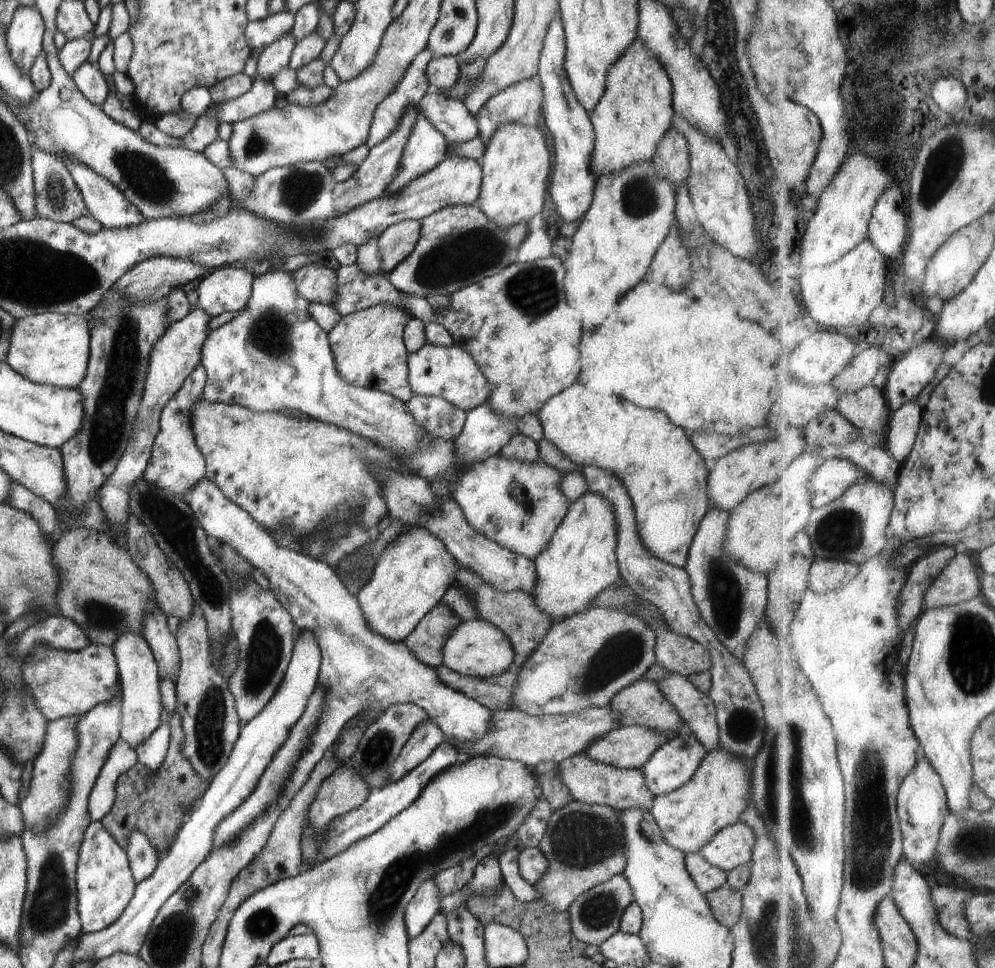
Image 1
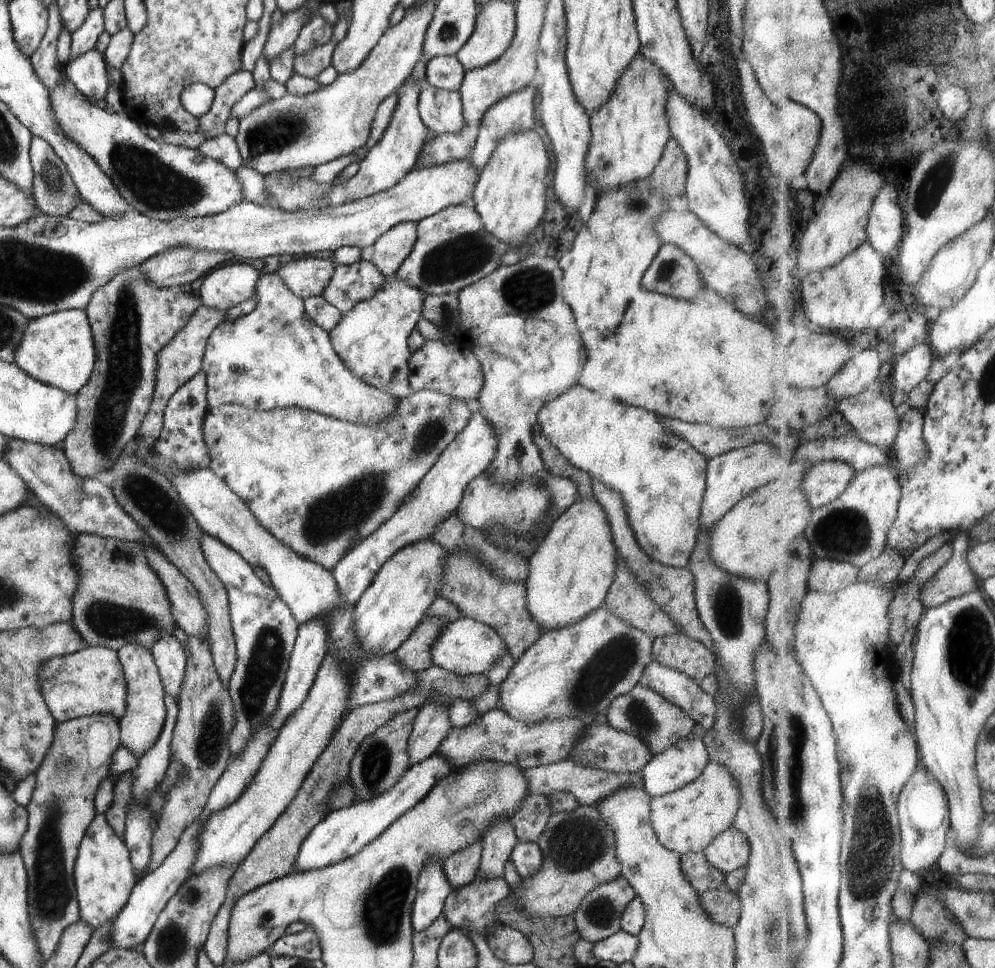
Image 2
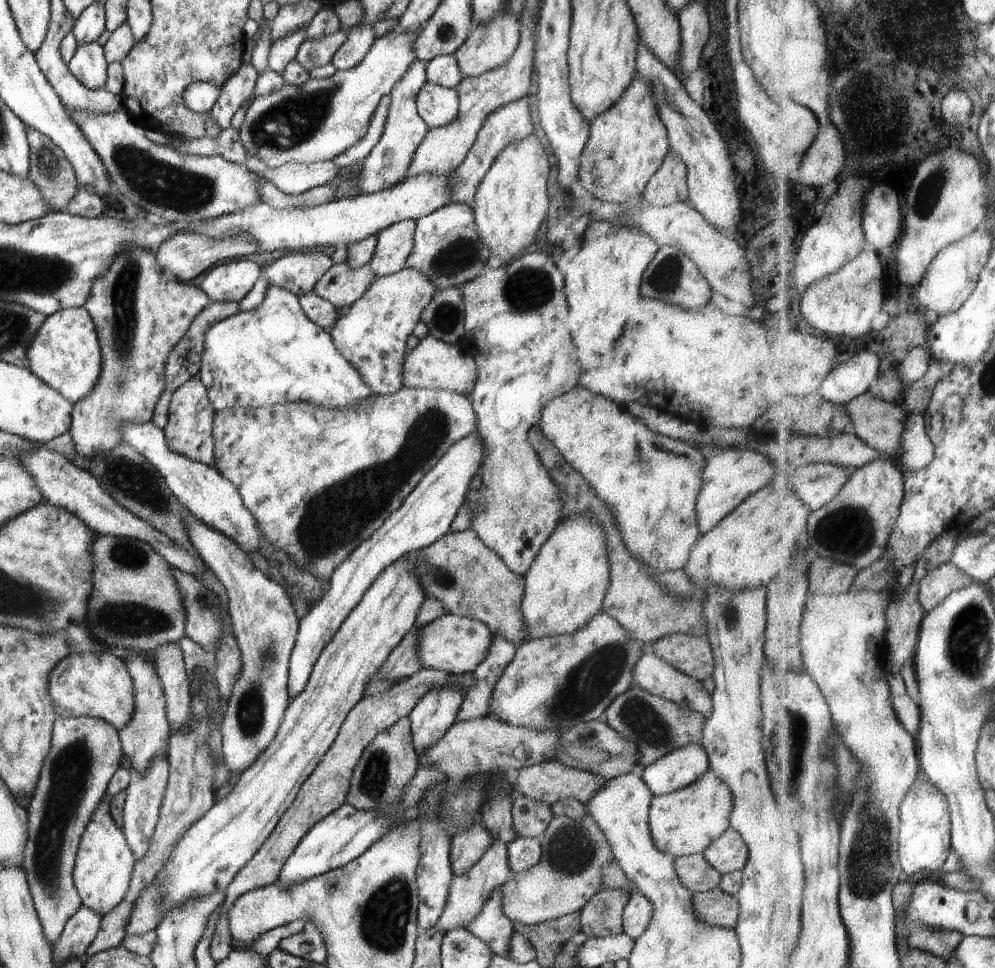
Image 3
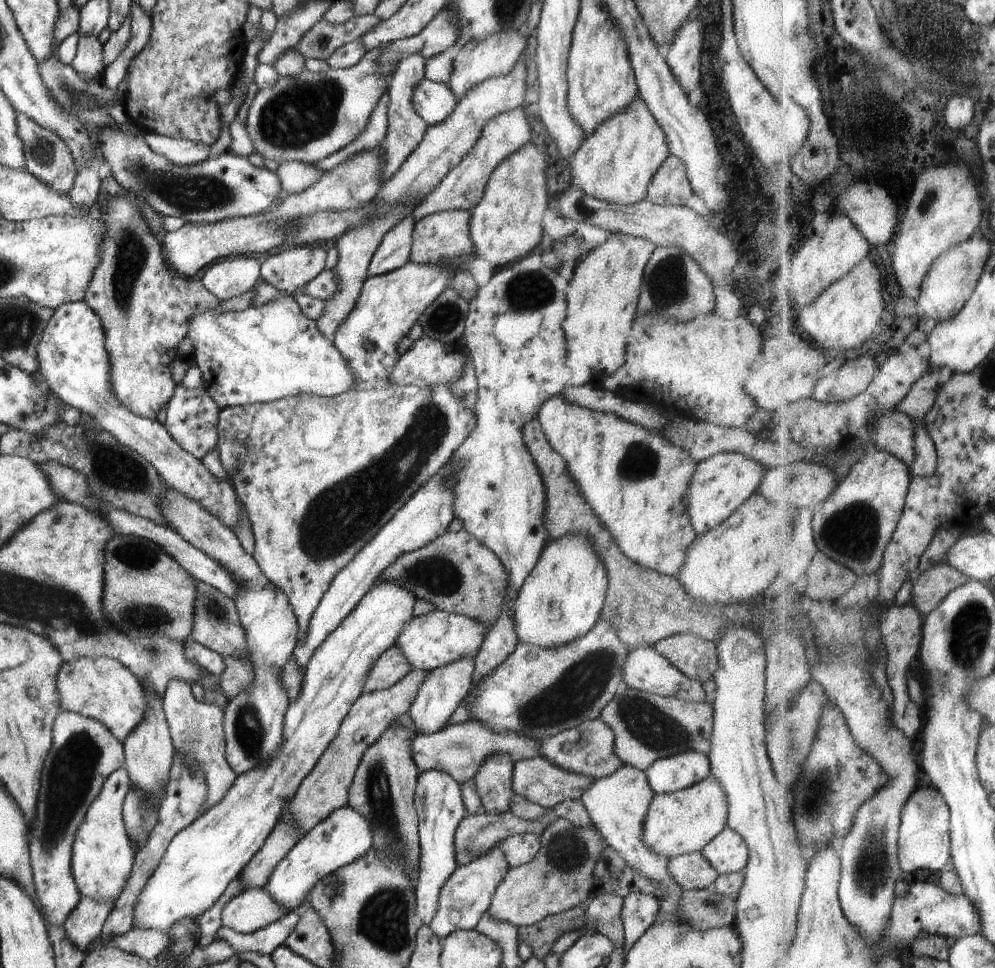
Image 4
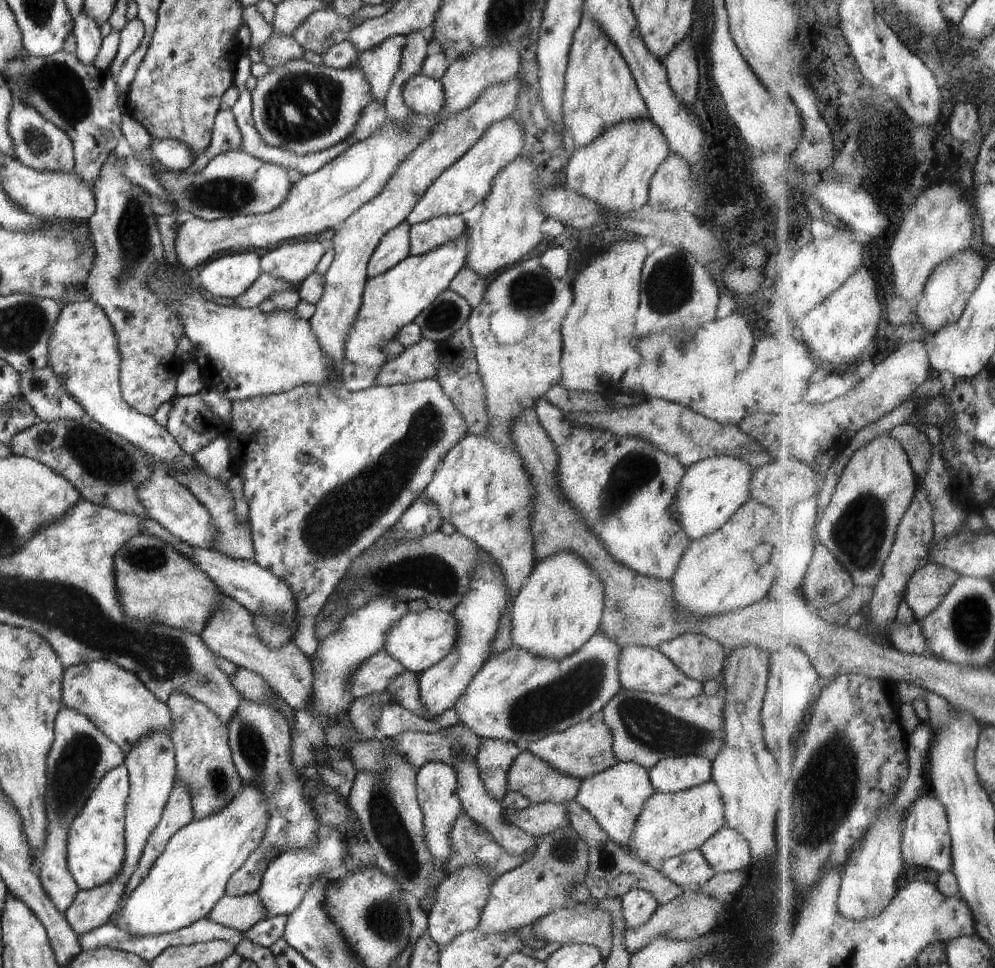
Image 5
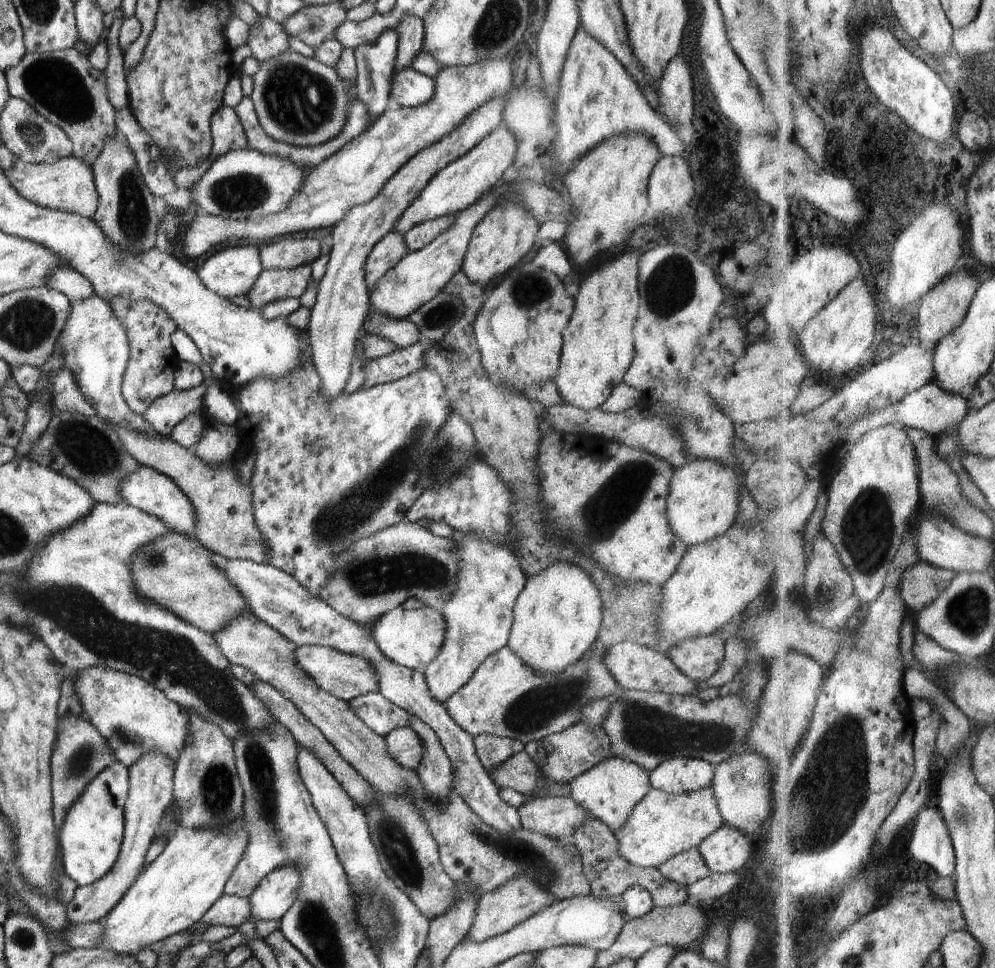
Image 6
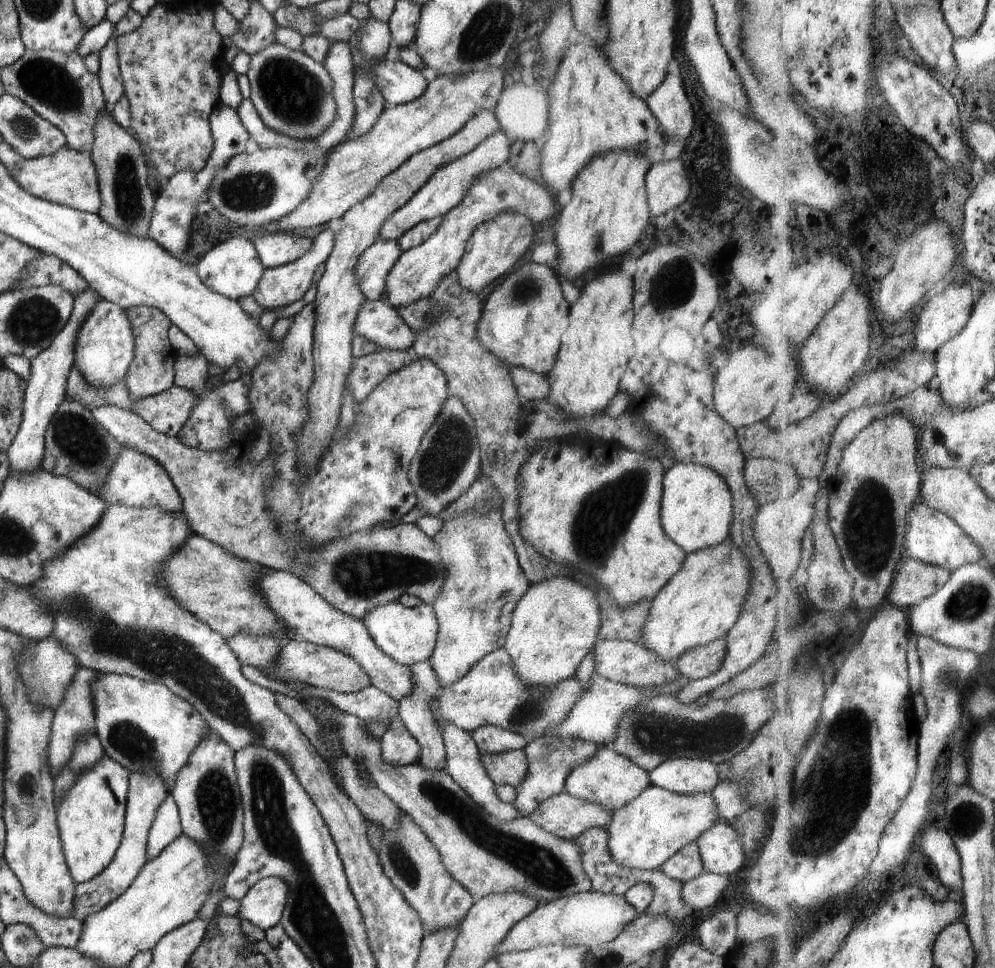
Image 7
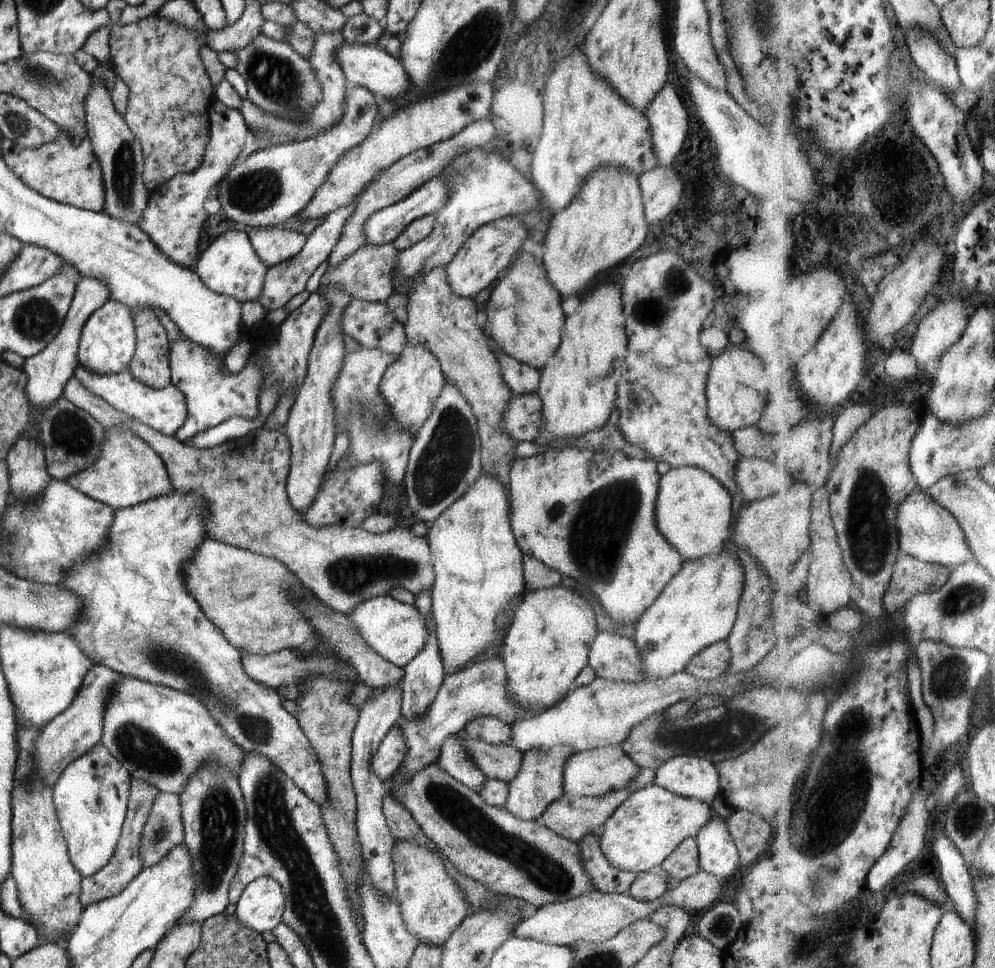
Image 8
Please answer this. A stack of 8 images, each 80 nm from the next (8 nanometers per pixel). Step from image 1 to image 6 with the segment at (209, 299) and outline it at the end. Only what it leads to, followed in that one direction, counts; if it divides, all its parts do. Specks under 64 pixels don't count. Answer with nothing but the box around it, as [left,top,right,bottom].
[197,242,262,299]

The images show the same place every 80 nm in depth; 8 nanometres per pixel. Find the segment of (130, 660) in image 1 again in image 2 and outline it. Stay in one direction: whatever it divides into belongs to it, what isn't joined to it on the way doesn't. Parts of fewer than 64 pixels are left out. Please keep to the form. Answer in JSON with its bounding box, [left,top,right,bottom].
[117,642,167,758]

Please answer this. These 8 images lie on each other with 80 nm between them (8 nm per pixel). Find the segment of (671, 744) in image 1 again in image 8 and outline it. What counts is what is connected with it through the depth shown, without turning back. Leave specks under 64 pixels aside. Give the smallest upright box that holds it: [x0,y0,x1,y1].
[653,755,719,806]

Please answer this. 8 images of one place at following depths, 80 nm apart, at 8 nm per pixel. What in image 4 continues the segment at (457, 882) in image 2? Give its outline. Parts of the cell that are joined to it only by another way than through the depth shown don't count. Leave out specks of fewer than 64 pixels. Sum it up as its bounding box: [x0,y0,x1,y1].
[455,809,557,867]

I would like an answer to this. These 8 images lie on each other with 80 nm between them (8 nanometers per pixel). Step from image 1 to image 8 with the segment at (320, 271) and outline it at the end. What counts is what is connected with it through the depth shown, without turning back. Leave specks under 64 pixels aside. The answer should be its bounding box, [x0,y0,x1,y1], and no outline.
[246,226,307,268]

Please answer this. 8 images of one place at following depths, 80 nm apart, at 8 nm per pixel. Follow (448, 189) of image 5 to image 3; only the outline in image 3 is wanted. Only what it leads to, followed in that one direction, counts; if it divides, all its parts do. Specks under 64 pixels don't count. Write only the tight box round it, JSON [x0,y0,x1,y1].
[451,95,534,204]

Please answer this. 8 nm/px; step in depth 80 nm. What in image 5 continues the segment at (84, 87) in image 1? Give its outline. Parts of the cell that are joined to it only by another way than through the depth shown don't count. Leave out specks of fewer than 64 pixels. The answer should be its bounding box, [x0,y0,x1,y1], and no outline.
[72,10,103,65]

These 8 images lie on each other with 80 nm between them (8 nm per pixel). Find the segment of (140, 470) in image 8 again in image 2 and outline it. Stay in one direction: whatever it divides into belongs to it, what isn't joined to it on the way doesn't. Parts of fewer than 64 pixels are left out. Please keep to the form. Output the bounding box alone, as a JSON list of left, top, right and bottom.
[201,532,299,759]

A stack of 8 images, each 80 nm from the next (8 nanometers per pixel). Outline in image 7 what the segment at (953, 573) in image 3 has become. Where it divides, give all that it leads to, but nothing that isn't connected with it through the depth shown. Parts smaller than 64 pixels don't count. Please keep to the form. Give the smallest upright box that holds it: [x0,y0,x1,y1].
[888,556,952,609]

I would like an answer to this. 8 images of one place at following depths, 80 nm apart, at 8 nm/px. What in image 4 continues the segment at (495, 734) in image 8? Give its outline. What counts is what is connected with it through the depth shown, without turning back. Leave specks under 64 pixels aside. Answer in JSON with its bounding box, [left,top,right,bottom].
[472,755,513,815]

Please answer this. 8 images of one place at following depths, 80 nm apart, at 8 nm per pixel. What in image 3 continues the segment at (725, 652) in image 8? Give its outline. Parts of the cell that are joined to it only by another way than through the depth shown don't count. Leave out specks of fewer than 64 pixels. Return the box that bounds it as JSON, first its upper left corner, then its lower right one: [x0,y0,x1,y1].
[650,633,715,683]

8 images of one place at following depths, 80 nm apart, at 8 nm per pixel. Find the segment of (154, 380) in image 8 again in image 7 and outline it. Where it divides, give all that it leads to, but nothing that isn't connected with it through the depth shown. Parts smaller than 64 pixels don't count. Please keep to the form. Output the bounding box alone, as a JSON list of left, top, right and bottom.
[124,305,176,401]

